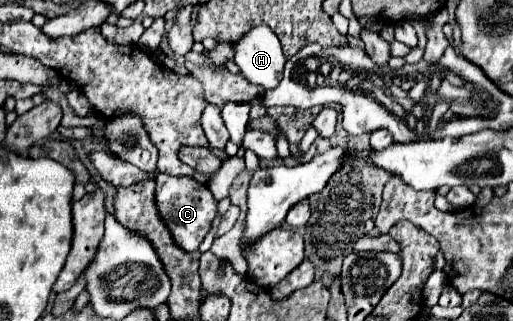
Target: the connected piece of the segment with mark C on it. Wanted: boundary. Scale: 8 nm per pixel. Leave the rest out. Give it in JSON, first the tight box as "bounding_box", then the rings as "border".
{"bounding_box":[146,172,216,252],"border":[[[150,172],[146,178],[152,178],[156,182],[156,208],[160,214],[160,220],[170,230],[170,236],[176,246],[180,246],[184,252],[194,252],[202,244],[204,236],[208,234],[212,220],[216,216],[216,198],[208,190],[208,186],[198,184],[190,178],[176,178],[176,176],[162,176],[162,172]]]}

